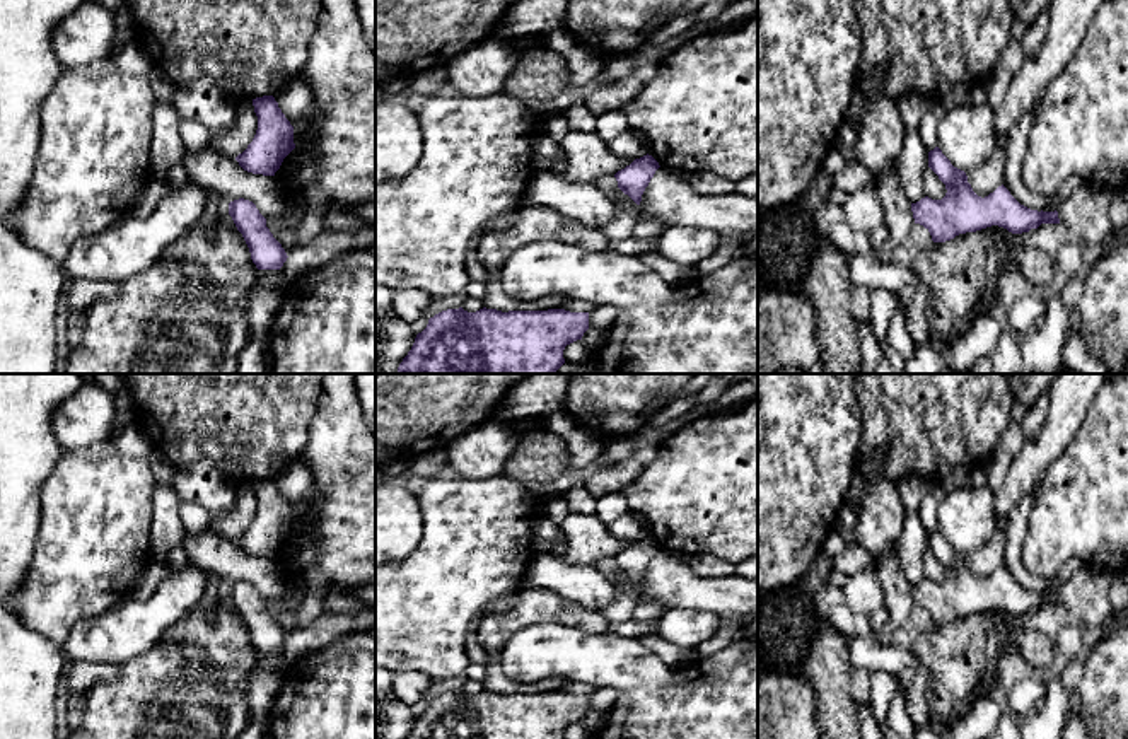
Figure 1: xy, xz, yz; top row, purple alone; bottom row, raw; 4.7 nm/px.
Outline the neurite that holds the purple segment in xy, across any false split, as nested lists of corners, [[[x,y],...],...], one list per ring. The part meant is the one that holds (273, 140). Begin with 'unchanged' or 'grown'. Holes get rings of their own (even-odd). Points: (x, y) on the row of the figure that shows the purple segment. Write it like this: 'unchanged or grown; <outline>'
unchanged; [[[273,96],[253,99],[258,130],[247,148],[235,157],[253,174],[275,176],[283,159],[295,148],[294,126]]]

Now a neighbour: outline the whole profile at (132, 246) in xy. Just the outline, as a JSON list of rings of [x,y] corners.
[[[193,183],[171,189],[143,218],[126,215],[113,227],[78,239],[63,265],[72,278],[121,283],[155,266],[164,251],[203,224],[206,191]]]

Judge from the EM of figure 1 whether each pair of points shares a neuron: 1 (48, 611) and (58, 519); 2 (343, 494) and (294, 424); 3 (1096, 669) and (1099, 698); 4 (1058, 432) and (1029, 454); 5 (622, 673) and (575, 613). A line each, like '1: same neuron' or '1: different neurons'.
1: same neuron
2: different neurons
3: same neuron
4: same neuron
5: different neurons

